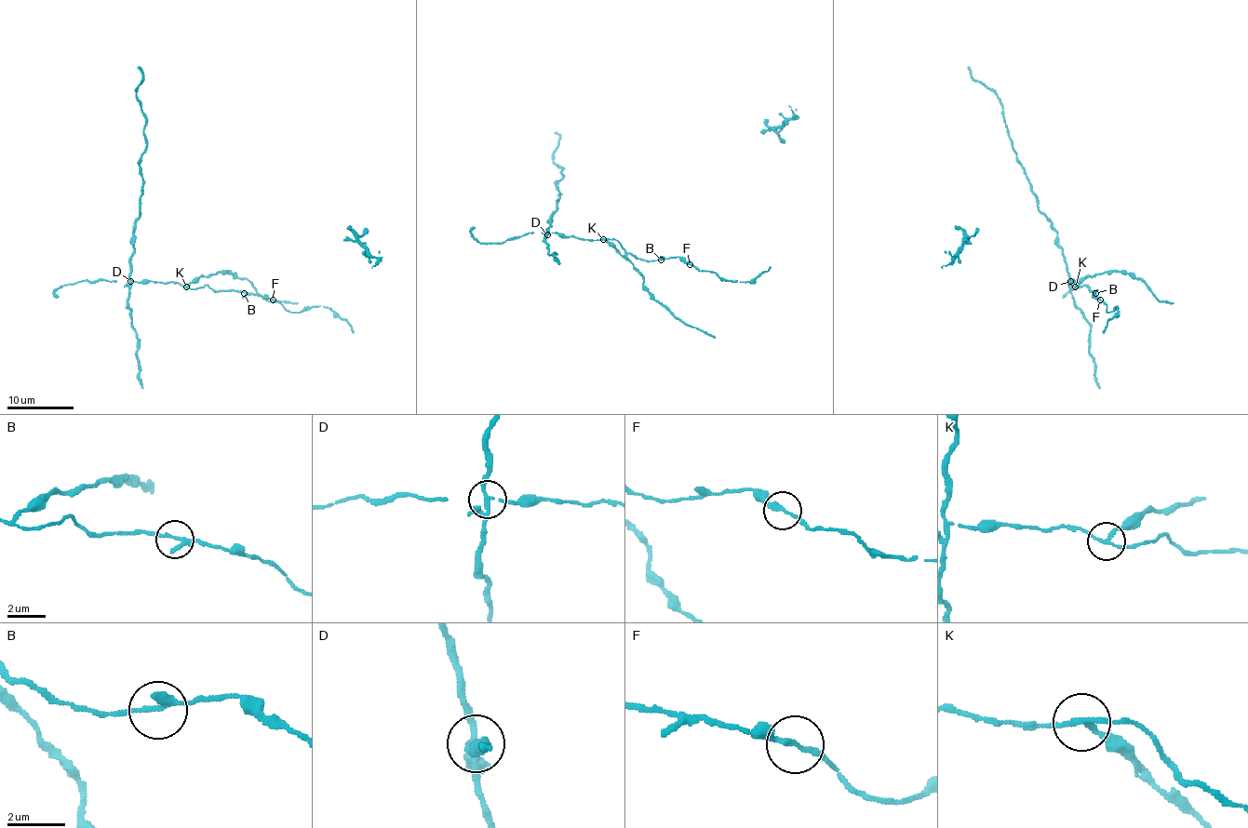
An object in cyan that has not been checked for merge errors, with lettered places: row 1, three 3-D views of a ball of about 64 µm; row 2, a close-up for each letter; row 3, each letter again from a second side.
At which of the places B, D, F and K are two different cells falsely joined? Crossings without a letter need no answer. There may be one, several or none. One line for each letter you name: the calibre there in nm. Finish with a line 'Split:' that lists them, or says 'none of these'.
D: calibre 190 nm
K: calibre 150 nm
Split: D, K

